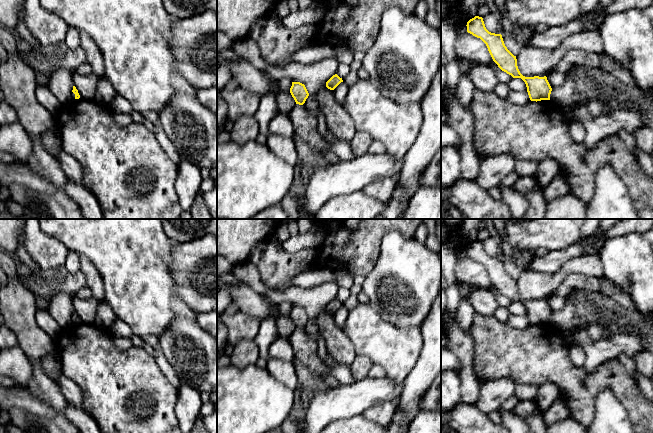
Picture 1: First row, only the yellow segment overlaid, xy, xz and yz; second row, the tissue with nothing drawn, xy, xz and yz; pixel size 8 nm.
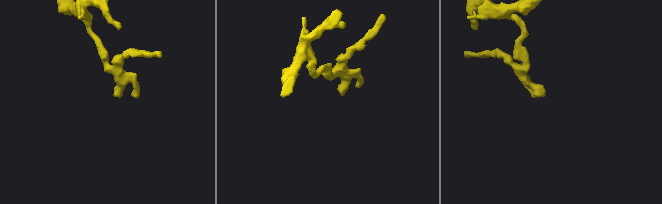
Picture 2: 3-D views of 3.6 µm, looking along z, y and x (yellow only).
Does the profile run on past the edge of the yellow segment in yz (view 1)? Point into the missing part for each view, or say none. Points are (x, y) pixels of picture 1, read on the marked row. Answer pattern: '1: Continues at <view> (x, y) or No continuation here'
1: No continuation here

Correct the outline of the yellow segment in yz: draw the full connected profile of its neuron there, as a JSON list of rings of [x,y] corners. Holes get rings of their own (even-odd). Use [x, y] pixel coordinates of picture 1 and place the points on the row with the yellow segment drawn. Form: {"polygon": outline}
{"polygon": [[[475,16],[467,22],[467,32],[480,38],[487,46],[493,61],[498,67],[513,78],[521,78],[527,87],[531,101],[550,100],[552,88],[547,77],[525,77],[517,66],[517,59],[505,46],[502,35],[489,32],[483,18]]]}

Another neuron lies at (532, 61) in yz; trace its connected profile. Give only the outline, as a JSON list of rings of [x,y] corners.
[[[600,29],[581,31],[568,36],[557,48],[538,48],[522,44],[516,56],[520,73],[525,77],[547,76],[570,50],[584,50],[588,53],[603,51]]]

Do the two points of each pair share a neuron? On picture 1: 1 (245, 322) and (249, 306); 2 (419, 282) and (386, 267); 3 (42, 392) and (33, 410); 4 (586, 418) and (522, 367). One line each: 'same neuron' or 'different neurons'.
1: different neurons
2: same neuron
3: different neurons
4: same neuron

